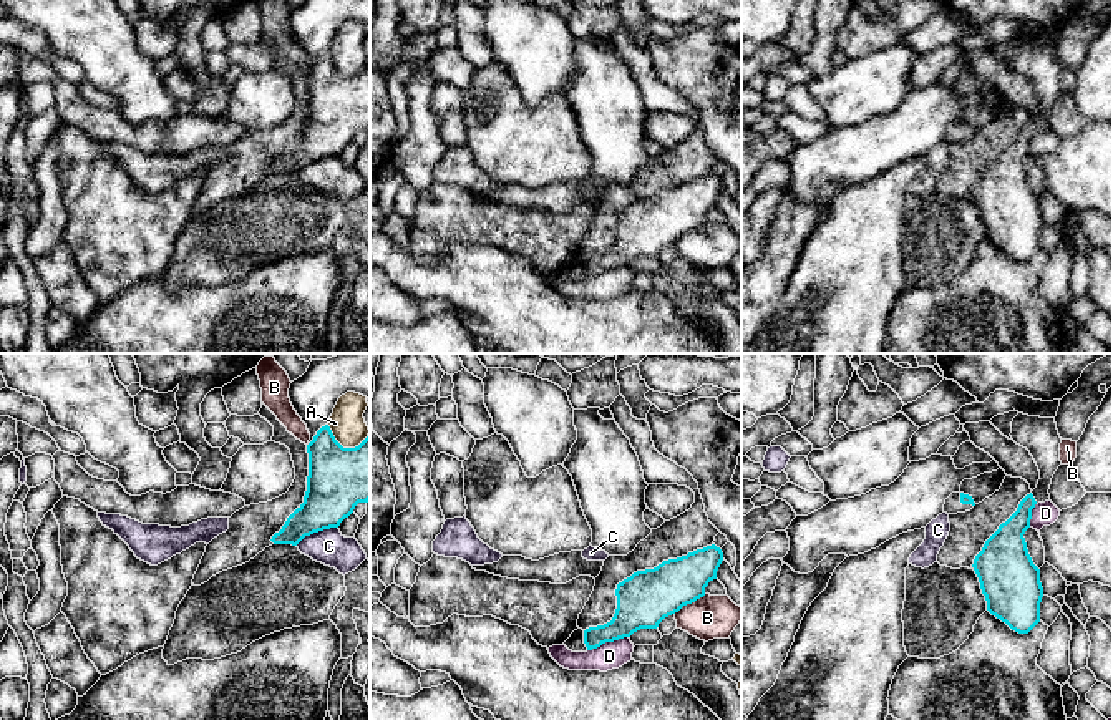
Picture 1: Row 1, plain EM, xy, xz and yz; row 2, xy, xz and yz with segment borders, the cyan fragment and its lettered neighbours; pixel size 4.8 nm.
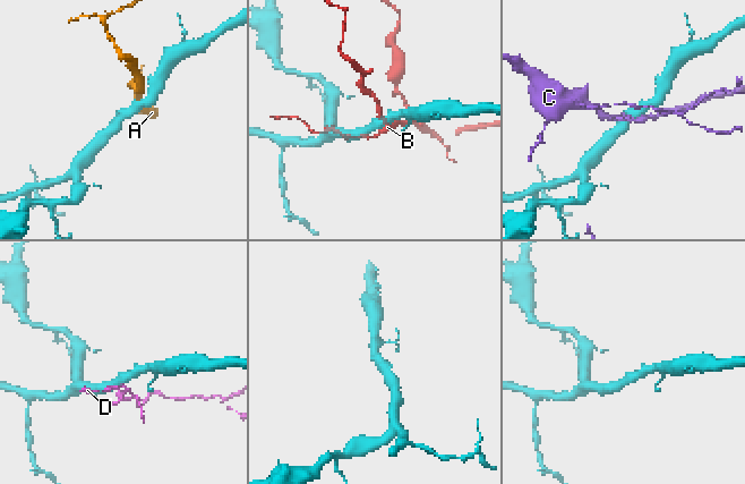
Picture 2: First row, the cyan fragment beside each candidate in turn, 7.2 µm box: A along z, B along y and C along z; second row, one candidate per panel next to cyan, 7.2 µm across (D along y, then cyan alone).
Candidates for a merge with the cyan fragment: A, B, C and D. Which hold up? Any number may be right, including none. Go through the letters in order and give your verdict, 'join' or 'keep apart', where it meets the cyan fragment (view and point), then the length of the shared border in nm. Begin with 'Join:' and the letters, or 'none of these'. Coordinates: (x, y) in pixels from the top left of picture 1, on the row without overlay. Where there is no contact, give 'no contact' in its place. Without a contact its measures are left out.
Join: none of these
A: keep apart; contact xy (345, 77); length 220 nm
B: keep apart; contact xz (689, 231); length 180 nm
C: keep apart; contact xy (315, 160); length 220 nm
D: keep apart; contact xz (607, 269); length 220 nm

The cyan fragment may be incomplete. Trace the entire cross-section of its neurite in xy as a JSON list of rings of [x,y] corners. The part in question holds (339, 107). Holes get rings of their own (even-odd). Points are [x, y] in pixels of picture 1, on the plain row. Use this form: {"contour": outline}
{"contour": [[[328,53],[322,55],[307,73],[309,105],[304,131],[287,146],[279,161],[272,164],[274,173],[297,174],[305,164],[338,156],[358,131],[370,129],[370,61],[355,76],[343,76]]]}

